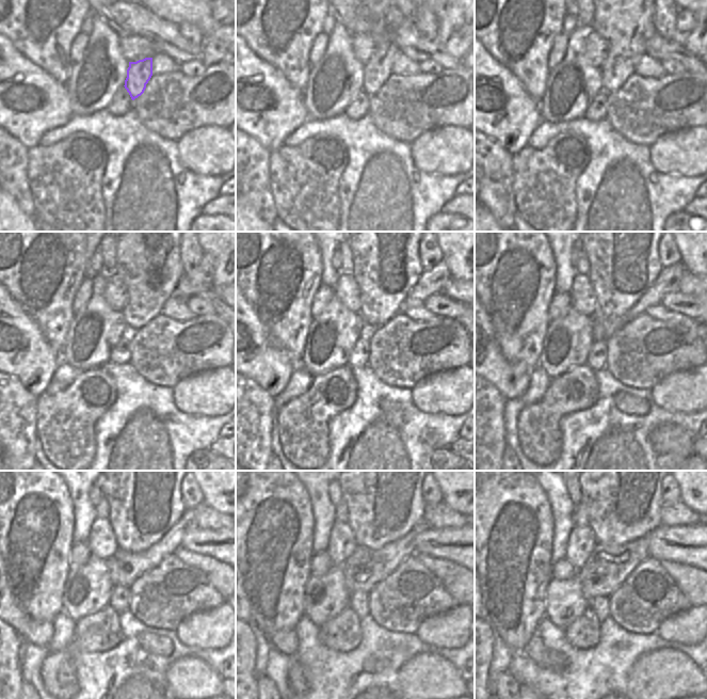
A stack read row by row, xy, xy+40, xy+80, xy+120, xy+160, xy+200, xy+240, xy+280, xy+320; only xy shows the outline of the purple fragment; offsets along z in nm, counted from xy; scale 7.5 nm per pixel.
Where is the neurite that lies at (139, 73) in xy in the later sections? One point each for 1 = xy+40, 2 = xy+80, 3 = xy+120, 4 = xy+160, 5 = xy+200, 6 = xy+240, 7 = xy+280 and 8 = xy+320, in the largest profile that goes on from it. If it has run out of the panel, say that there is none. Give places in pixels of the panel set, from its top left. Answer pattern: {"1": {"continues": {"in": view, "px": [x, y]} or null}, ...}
{"1": {"continues": {"in": "xy+40", "px": [378, 69]}}, "2": {"continues": {"in": "xy+80", "px": [624, 14]}}, "3": {"continues": {"in": "xy+120", "px": [148, 261]}}, "4": {"continues": {"in": "xy+160", "px": [386, 265]}}, "5": {"continues": {"in": "xy+200", "px": [623, 253]}}, "6": {"continues": {"in": "xy+240", "px": [143, 492]}}, "7": {"continues": {"in": "xy+280", "px": [383, 492]}}, "8": {"continues": {"in": "xy+320", "px": [621, 492]}}}

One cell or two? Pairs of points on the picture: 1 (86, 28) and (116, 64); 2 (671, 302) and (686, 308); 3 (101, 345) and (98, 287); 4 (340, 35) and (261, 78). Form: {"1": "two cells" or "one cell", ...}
{"1": "two cells", "2": "one cell", "3": "one cell", "4": "two cells"}

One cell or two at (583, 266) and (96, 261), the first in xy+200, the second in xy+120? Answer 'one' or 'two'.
two

